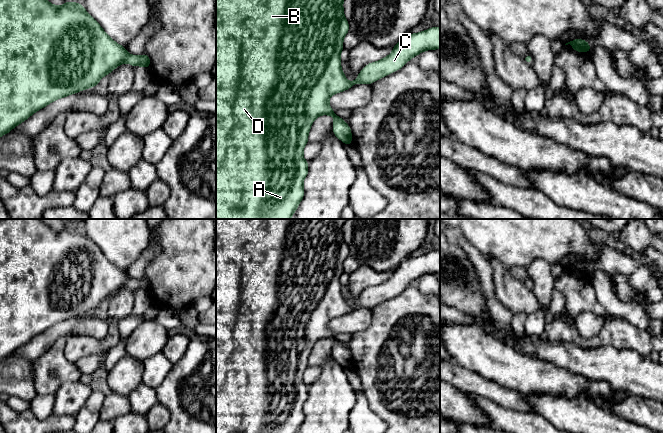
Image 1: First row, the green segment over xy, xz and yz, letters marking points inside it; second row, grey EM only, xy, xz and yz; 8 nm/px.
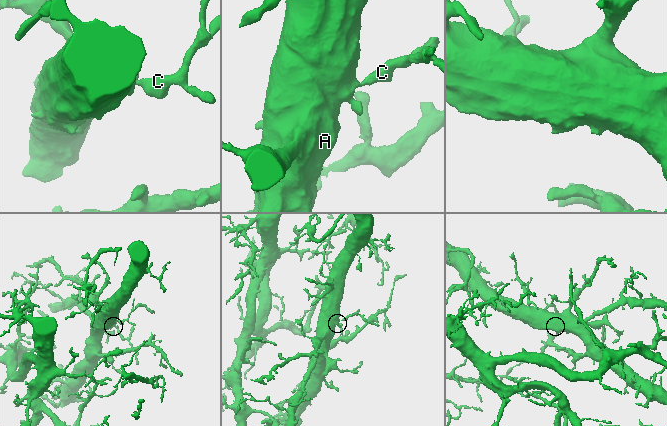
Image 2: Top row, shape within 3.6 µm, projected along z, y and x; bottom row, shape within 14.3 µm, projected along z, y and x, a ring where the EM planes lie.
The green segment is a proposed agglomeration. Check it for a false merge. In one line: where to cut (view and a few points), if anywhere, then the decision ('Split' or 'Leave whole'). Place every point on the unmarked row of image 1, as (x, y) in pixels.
No split. Leave whole

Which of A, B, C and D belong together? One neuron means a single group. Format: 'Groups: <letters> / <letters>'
Groups: A B C D

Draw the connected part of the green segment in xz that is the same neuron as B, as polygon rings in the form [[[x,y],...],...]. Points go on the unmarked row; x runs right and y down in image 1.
[[[216,219],[216,433],[297,433],[304,421],[303,405],[308,399],[308,385],[303,382],[303,373],[308,367],[313,345],[320,339],[332,340],[334,359],[345,369],[352,367],[350,351],[331,333],[329,322],[355,308],[371,309],[374,305],[401,293],[421,276],[440,273],[440,251],[407,258],[395,269],[390,279],[367,288],[353,306],[348,305],[342,295],[340,284],[340,277],[344,273],[343,262],[349,256],[349,247],[343,234],[345,221],[346,219]]]

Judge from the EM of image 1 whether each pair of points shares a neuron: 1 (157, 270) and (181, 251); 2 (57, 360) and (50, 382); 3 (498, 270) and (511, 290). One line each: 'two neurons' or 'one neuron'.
1: one neuron
2: one neuron
3: one neuron

